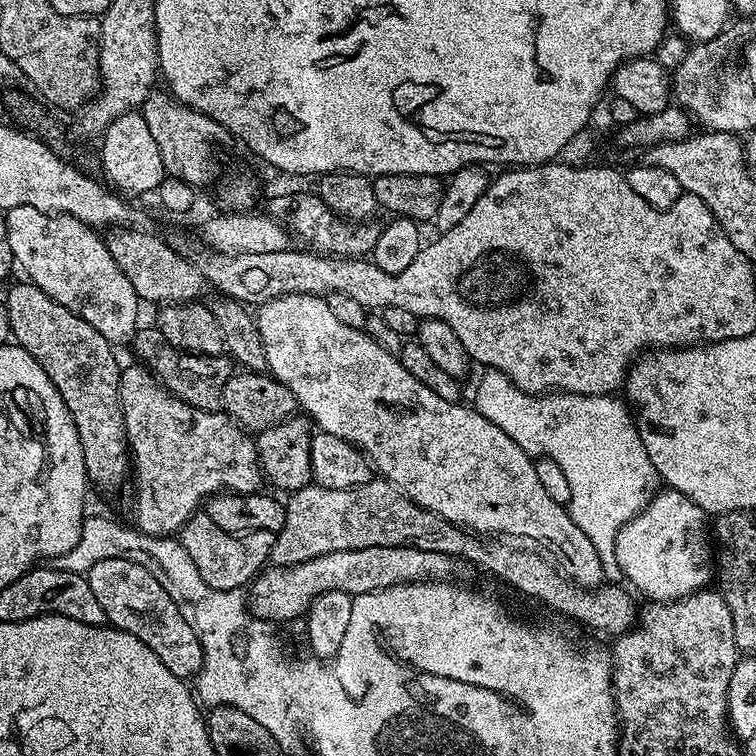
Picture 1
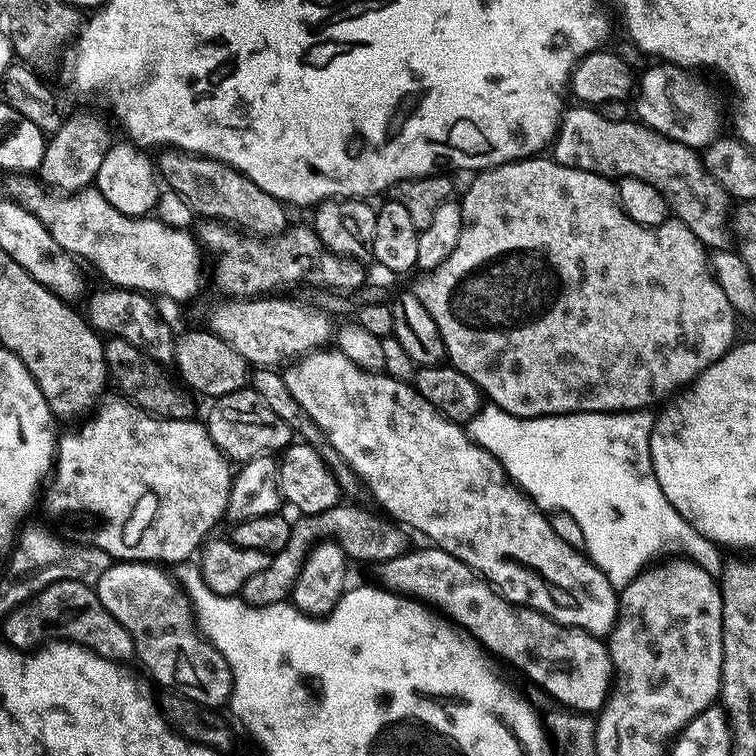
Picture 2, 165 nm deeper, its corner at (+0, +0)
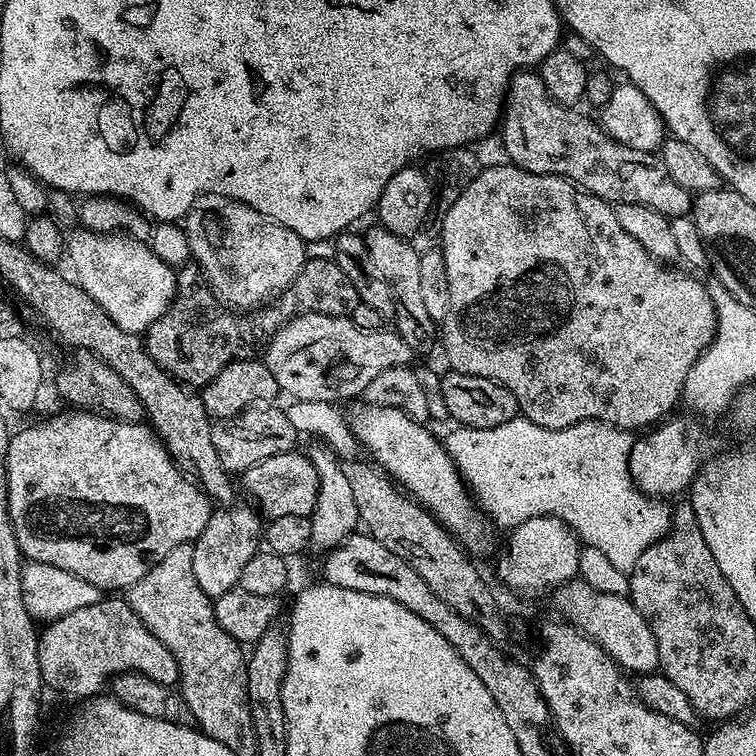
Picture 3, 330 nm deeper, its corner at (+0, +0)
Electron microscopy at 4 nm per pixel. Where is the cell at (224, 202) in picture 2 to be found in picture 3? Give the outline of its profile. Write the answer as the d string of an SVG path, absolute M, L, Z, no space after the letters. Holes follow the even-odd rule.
M224 196L200 197L194 205L197 214L184 217L182 227L190 242L191 259L200 267L200 275L205 284L212 289L213 296L229 310L239 310L248 314L251 308L260 308L271 302L275 296L283 297L298 278L306 259L306 241L294 230L274 222L237 200L227 200Z

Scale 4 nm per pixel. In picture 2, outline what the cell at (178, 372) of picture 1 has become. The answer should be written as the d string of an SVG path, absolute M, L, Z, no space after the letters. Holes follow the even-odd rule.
M117 336L104 340L104 357L108 367L108 379L114 385L121 397L132 401L135 407L141 408L150 416L159 416L161 420L193 419L192 404L172 385L165 369L149 356L139 352L130 342Z

